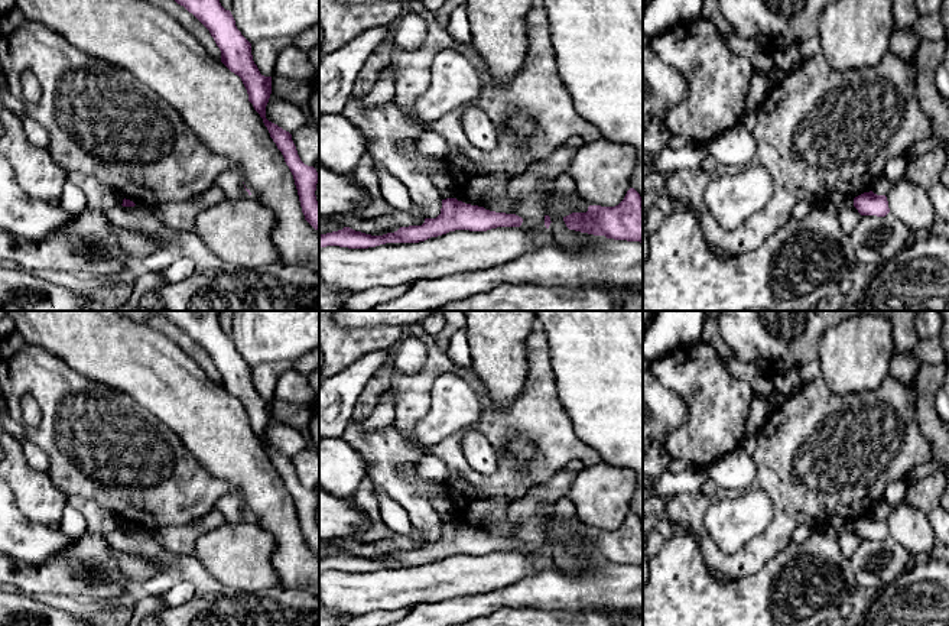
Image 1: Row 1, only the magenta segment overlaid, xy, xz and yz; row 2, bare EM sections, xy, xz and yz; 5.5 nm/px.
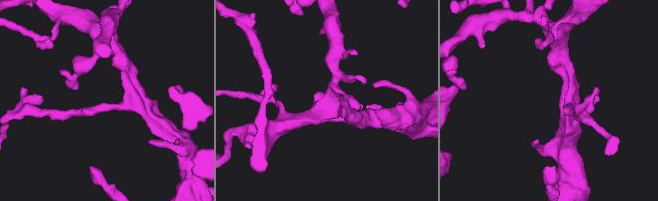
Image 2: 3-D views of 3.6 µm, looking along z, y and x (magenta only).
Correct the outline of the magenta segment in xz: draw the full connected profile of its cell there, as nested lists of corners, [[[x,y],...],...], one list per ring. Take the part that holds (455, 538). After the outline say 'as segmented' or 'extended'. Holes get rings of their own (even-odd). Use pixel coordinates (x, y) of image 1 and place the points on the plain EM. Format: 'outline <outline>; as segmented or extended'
outline [[[446,522],[442,523],[441,538],[436,542],[425,542],[422,549],[400,551],[397,555],[383,559],[344,551],[338,555],[319,558],[319,571],[368,573],[386,567],[419,567],[455,554],[487,555],[497,551],[520,551],[521,546],[523,542],[516,538],[495,536],[456,522]]]; as segmented

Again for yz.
outline [[[872,515],[855,520],[854,531],[861,539],[885,541],[890,536],[887,520]]]; as segmented

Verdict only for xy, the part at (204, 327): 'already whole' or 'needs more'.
already whole

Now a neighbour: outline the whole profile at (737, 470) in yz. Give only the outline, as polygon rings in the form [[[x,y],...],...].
[[[741,444],[729,454],[718,458],[706,467],[709,484],[718,489],[744,492],[754,487],[757,480],[757,466]]]

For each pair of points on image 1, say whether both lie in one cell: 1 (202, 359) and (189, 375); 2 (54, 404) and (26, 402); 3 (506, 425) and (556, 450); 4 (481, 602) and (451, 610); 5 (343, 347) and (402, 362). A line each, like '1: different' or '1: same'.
1: different
2: different
3: same
4: same
5: different

